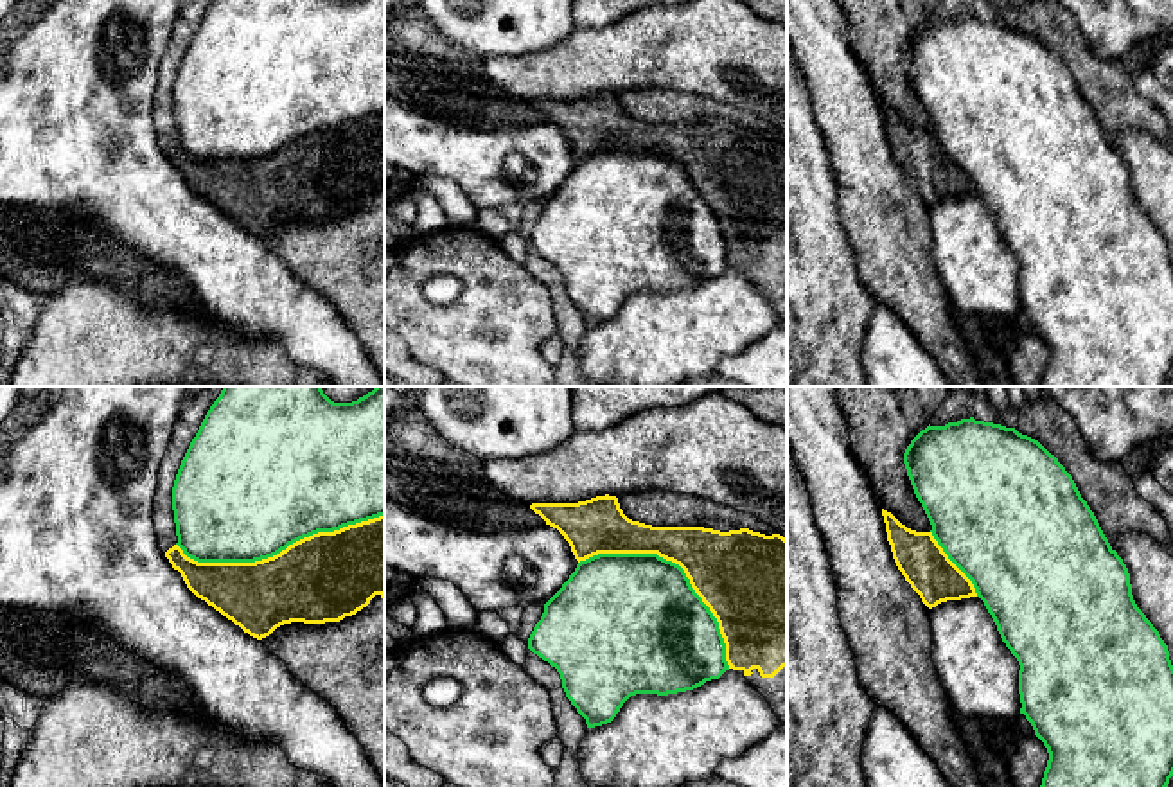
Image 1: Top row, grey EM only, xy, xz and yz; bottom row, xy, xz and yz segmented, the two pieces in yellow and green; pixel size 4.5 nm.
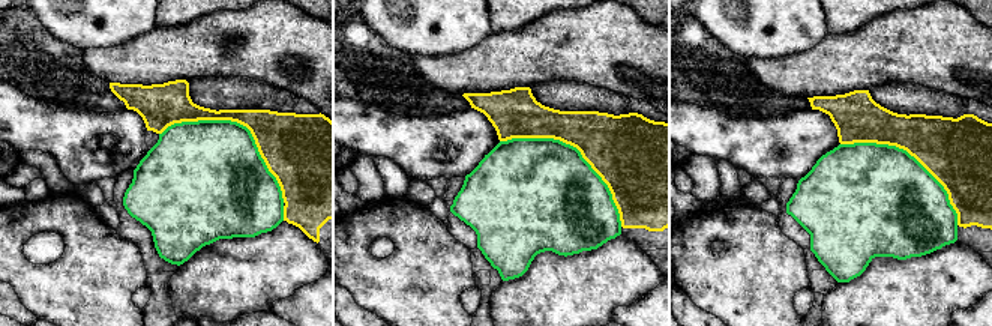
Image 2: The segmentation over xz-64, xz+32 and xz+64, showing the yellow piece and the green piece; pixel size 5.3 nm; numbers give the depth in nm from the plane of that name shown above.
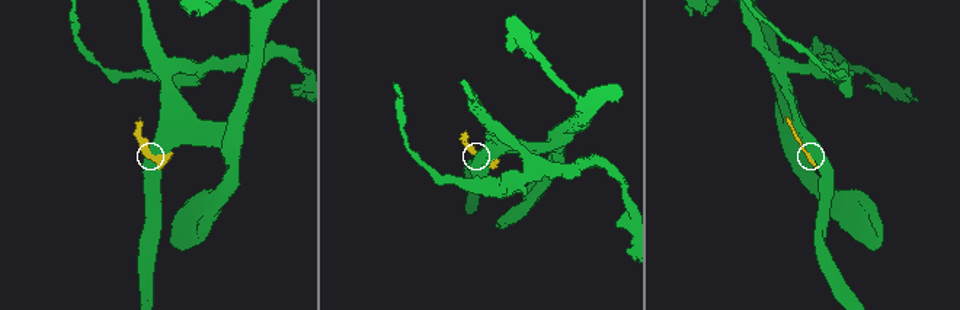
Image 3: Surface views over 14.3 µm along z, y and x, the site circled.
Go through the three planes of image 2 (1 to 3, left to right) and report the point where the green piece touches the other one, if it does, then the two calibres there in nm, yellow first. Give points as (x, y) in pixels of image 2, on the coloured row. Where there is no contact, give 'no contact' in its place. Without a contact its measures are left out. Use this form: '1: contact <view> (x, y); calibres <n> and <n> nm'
1: contact xz-64 (240, 123); calibres 300 and 460 nm
2: contact xz+32 (577, 147); calibres 380 and 480 nm
3: contact xz+64 (911, 155); calibres 360 and 500 nm

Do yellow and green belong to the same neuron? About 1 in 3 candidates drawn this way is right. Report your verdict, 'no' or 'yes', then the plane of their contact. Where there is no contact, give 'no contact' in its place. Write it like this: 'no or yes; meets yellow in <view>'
no; meets yellow in xy

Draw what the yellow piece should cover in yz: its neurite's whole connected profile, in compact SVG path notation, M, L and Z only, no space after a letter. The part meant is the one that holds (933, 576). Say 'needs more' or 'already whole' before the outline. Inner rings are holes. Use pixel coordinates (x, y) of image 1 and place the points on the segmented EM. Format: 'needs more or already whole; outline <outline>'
already whole; outline M884 509L882 516L893 559L929 609L977 597L972 581L948 559L932 532L911 530Z

